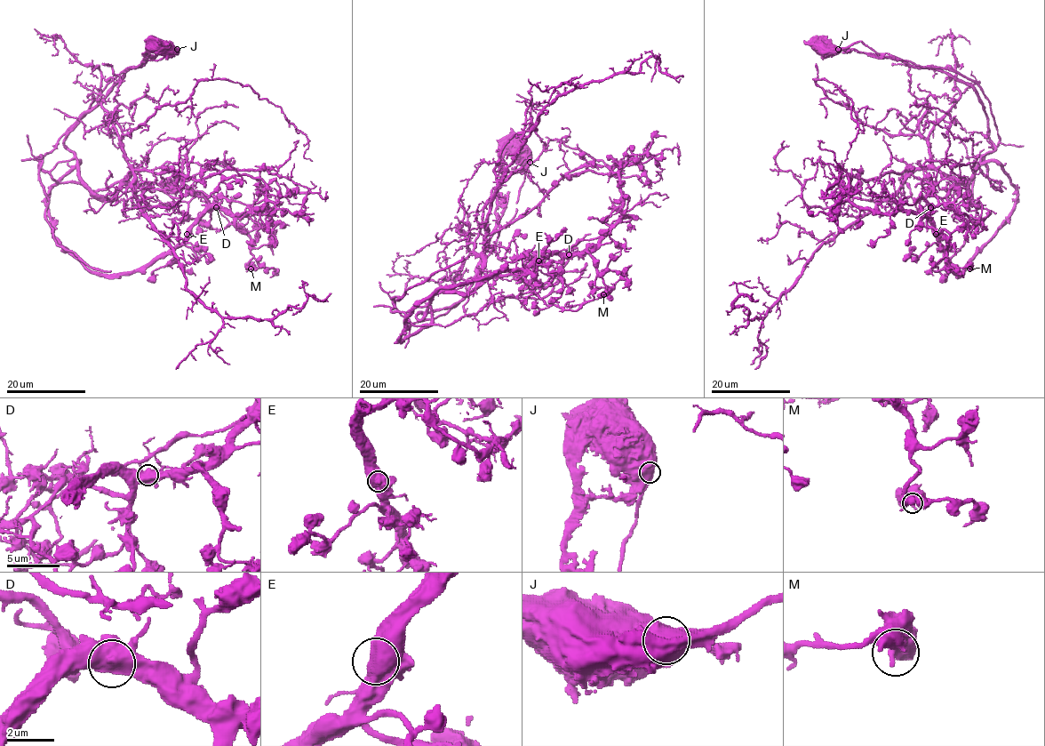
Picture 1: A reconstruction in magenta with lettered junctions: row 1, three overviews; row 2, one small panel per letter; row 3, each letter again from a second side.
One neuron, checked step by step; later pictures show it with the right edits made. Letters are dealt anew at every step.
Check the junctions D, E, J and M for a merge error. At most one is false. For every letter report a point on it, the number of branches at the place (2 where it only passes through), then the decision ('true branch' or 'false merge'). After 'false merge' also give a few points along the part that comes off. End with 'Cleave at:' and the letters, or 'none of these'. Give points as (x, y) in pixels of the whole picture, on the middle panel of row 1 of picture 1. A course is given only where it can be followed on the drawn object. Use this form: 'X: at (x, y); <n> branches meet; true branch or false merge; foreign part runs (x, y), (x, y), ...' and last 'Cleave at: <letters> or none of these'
D: at (569, 254); 1 branches meet; true branch
E: at (538, 260); 1 branches meet; true branch
J: at (530, 162); 1 branches meet; false merge; foreign part runs (529, 162), (514, 216), (465, 296), (411, 324), (391, 311), (413, 324), (451, 324), (545, 287), (590, 246)
M: at (603, 294); 1 branches meet; true branch
Cleave at: J

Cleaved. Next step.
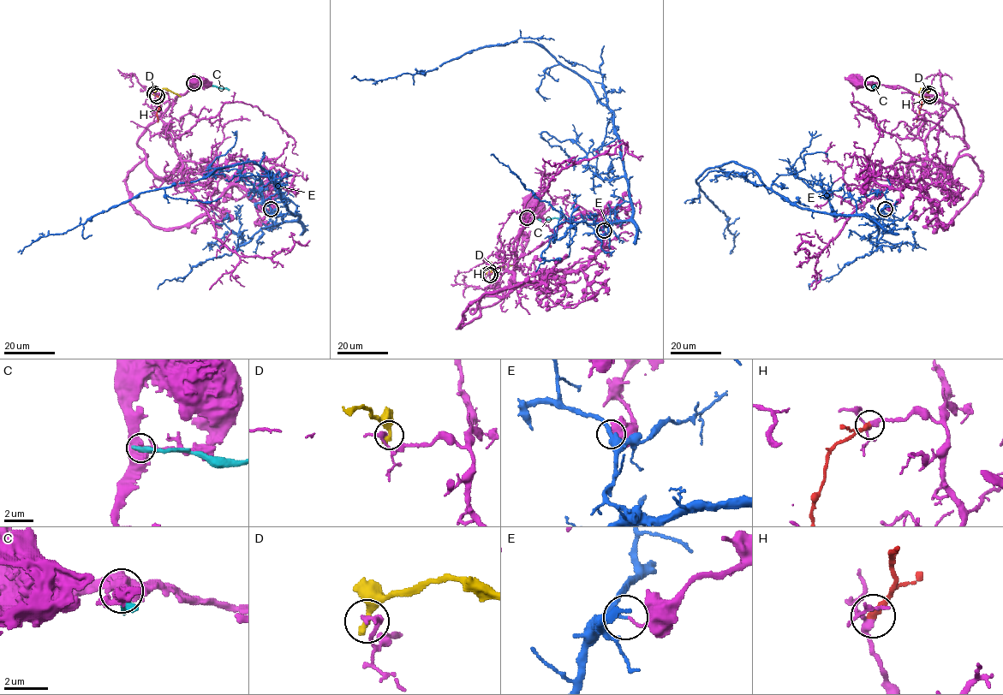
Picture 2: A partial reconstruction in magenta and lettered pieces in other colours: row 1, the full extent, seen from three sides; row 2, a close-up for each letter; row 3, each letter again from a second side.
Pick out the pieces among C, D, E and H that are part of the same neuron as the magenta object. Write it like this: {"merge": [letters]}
{"merge": ["H"]}

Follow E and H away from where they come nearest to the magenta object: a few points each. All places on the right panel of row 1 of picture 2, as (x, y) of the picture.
E: (885, 209), (876, 223), (800, 209), (753, 170), (729, 162), (695, 182), (726, 216), (732, 252)
H: (929, 96), (922, 103), (916, 121)

